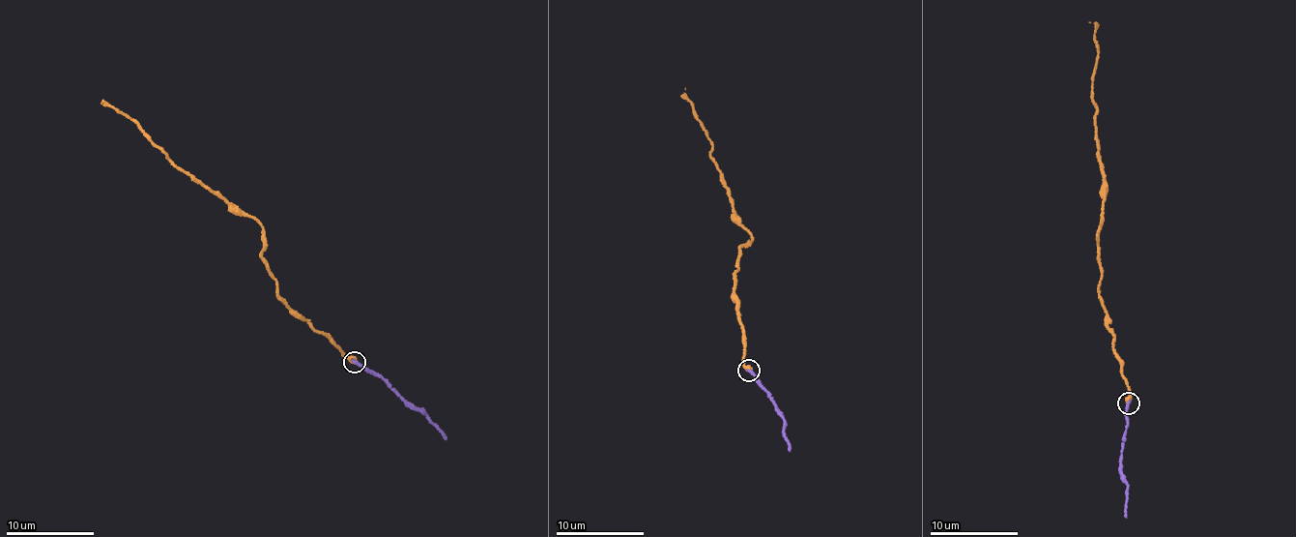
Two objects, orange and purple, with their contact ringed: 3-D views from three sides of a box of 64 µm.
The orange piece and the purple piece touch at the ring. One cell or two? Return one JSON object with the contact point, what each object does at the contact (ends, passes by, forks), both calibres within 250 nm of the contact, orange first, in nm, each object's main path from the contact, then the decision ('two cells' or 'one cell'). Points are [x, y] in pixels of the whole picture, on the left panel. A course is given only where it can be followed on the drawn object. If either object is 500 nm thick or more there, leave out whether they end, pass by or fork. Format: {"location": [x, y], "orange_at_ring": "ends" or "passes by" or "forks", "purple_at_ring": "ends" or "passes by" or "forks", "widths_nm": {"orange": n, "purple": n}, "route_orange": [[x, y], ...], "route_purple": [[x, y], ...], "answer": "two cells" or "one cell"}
{"location": [355, 362], "orange_at_ring": "ends", "purple_at_ring": "ends", "widths_nm": {"orange": 480, "purple": 280}, "route_orange": [[354, 363], [276, 292], [275, 278], [262, 256], [263, 227], [189, 177], [129, 117], [101, 104]], "route_purple": [[354, 363], [383, 377], [405, 402], [428, 417], [446, 439]], "answer": "one cell"}

